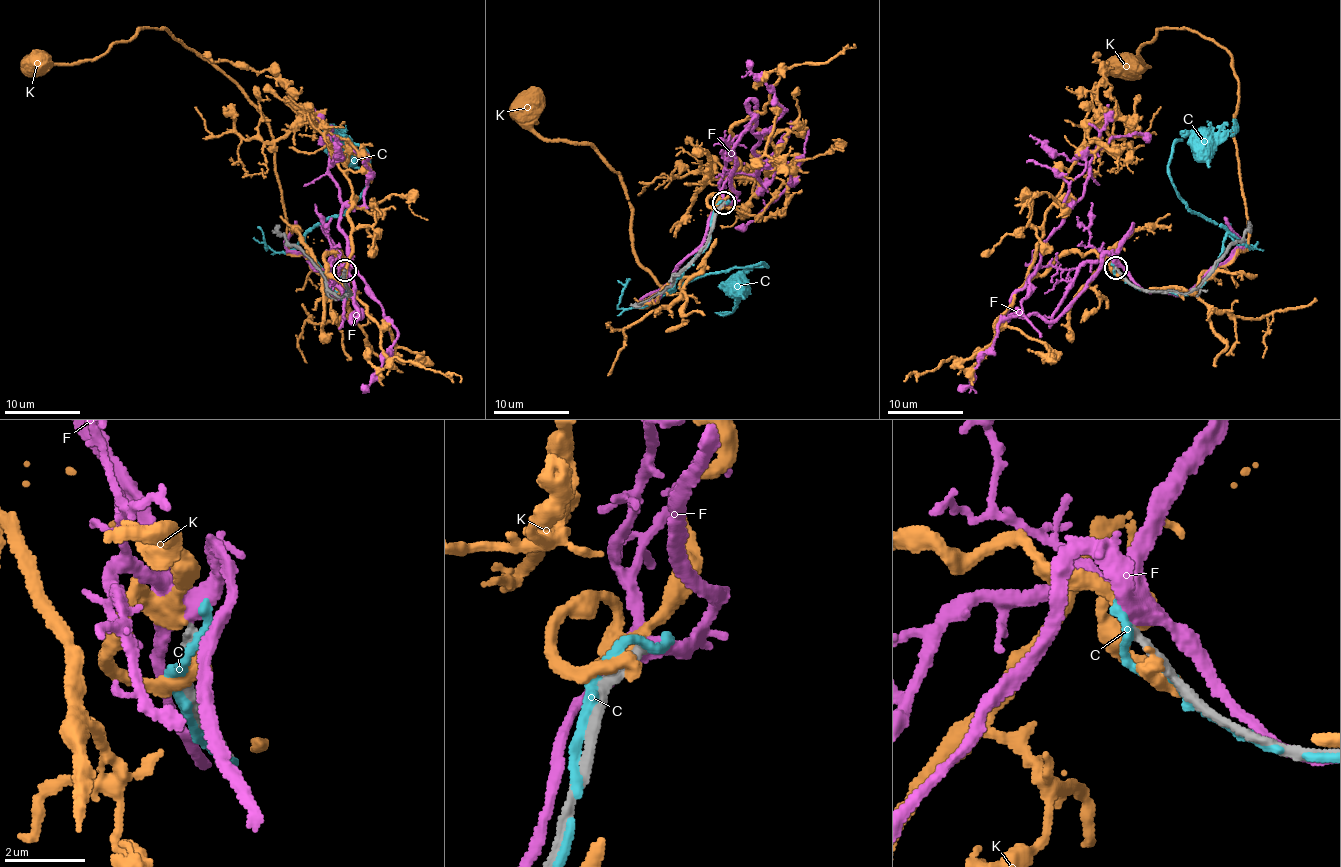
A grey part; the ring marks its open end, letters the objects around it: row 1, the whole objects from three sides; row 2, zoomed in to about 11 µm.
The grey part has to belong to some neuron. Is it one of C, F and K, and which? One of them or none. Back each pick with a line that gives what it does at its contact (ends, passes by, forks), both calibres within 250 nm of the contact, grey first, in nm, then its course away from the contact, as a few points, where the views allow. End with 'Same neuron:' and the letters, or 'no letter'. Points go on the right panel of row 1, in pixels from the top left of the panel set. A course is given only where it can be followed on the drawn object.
Same neuron: no letter

